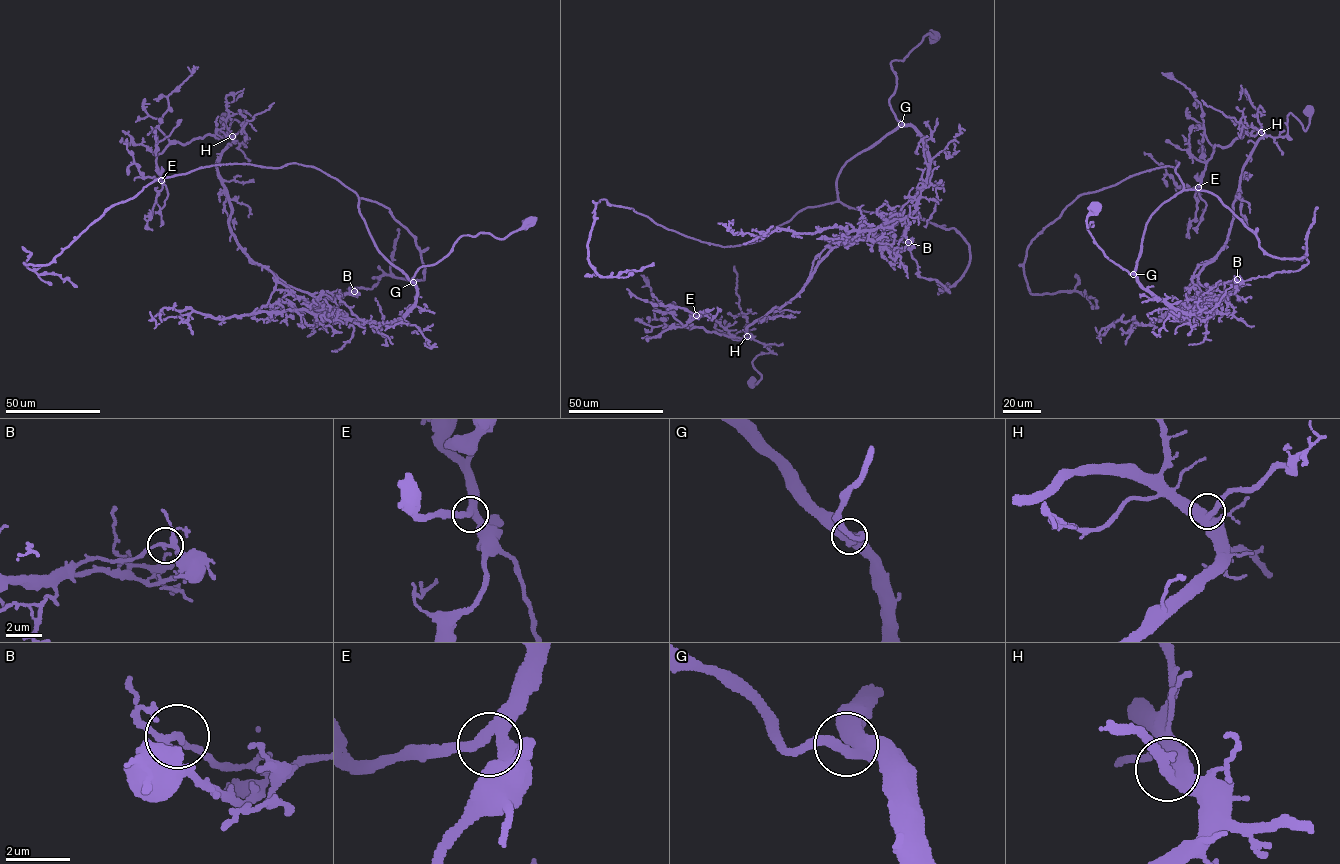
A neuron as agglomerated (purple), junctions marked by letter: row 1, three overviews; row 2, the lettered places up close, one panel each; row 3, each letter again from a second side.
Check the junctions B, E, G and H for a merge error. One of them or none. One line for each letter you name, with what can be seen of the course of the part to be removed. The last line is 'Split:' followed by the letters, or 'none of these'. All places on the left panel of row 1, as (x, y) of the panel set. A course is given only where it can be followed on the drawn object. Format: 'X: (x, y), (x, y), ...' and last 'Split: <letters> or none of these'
B: (354, 291), (306, 293), (254, 263), (229, 225), (226, 134), (170, 141), (160, 180), (126, 138)
Split: B

